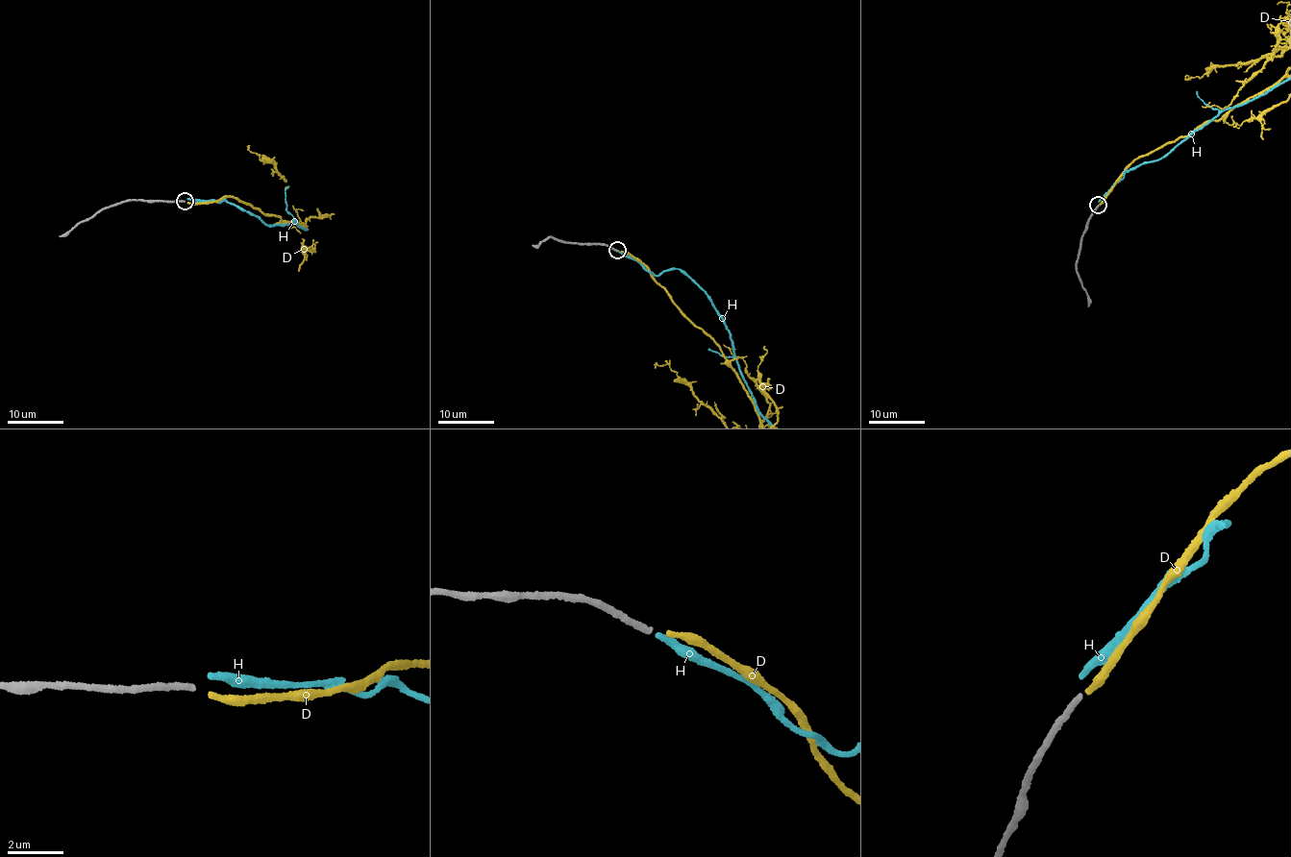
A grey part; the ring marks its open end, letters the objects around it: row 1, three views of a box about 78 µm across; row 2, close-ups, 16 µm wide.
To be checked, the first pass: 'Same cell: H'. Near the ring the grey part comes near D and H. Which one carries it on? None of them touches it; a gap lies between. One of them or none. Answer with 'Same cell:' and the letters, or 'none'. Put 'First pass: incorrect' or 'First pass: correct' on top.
First pass: incorrect
Same cell: D

